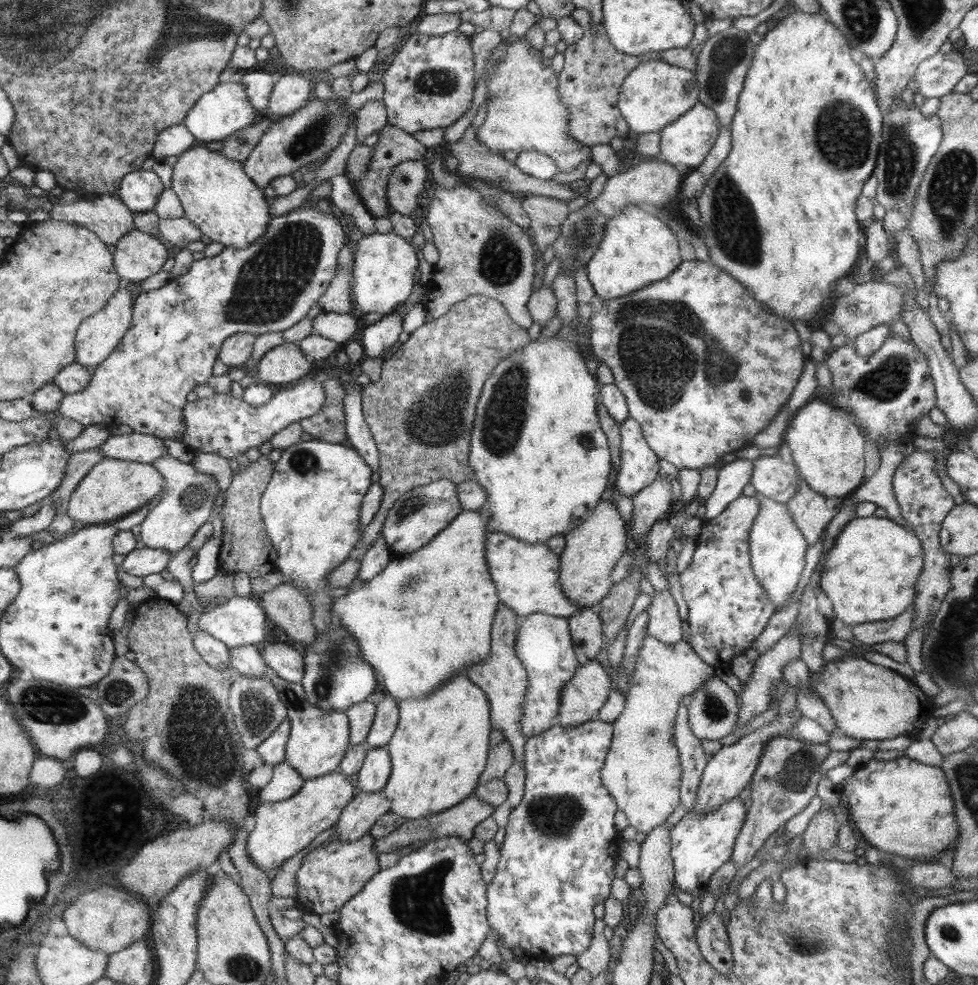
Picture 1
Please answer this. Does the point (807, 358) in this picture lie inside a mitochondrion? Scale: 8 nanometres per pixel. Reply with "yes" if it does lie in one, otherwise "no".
no

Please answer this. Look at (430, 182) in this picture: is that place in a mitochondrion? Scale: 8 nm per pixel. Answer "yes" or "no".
no

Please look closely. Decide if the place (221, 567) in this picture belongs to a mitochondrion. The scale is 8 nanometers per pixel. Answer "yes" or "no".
no

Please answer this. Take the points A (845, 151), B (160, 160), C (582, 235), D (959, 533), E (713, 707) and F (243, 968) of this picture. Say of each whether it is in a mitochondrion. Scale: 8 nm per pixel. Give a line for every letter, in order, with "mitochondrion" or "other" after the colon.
A: mitochondrion
B: other
C: mitochondrion
D: other
E: mitochondrion
F: mitochondrion

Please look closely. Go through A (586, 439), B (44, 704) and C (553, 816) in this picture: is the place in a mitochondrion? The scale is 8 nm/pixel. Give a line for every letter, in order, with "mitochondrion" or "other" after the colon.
A: other
B: mitochondrion
C: mitochondrion

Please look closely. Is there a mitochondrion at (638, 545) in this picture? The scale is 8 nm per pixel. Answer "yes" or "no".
no

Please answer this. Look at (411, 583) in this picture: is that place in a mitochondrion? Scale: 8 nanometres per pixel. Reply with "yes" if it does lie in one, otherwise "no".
yes

